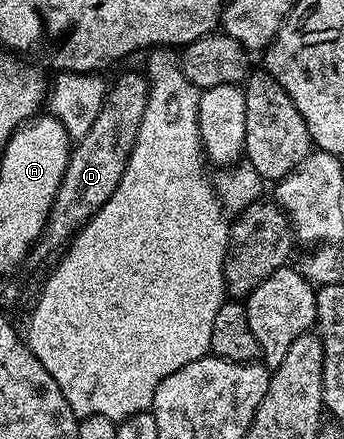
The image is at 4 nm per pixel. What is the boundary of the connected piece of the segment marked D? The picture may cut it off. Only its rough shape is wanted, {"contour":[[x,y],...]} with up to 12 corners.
{"contour":[[121,74],[70,150],[43,243],[64,248],[122,179],[149,96]]}

